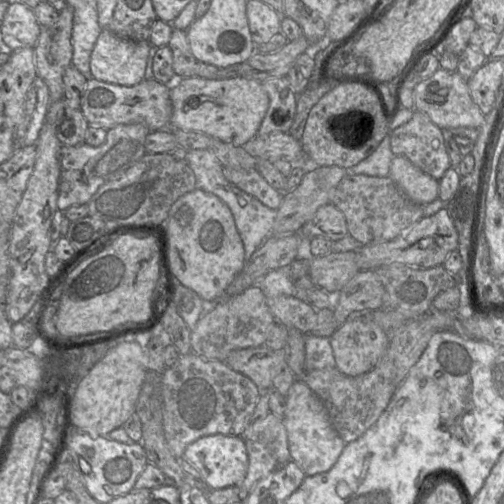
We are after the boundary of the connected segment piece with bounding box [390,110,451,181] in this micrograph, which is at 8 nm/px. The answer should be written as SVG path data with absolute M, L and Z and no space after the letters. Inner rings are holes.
M415 110L412 118L391 132L394 156L404 156L426 174L440 180L451 161L443 131L424 112Z

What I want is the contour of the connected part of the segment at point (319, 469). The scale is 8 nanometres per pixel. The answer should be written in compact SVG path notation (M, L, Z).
M301 380L291 386L282 422L286 428L291 460L306 476L327 472L338 461L346 443L333 427L322 400Z

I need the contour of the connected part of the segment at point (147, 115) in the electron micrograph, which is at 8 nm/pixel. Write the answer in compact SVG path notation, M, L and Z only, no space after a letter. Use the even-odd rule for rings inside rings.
M91 78L87 81L81 111L90 125L111 129L119 124L143 124L150 131L170 127L172 102L170 85L156 79L144 79L133 86L113 84Z

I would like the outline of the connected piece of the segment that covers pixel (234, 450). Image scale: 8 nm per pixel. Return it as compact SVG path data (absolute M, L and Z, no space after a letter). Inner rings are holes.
M212 434L191 442L183 453L201 474L201 479L211 490L241 485L248 471L248 453L242 436Z

